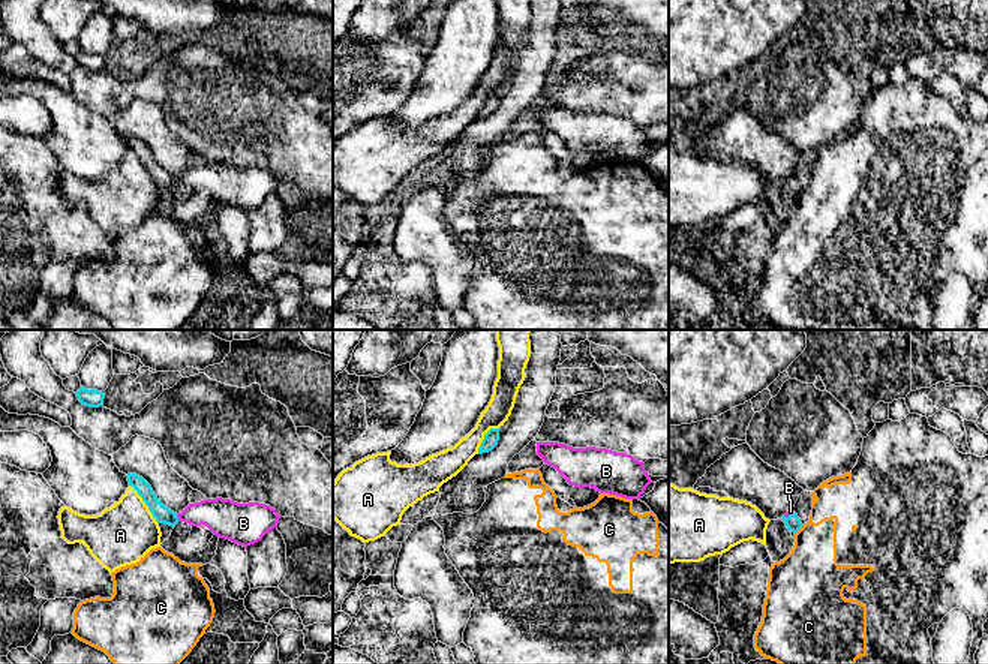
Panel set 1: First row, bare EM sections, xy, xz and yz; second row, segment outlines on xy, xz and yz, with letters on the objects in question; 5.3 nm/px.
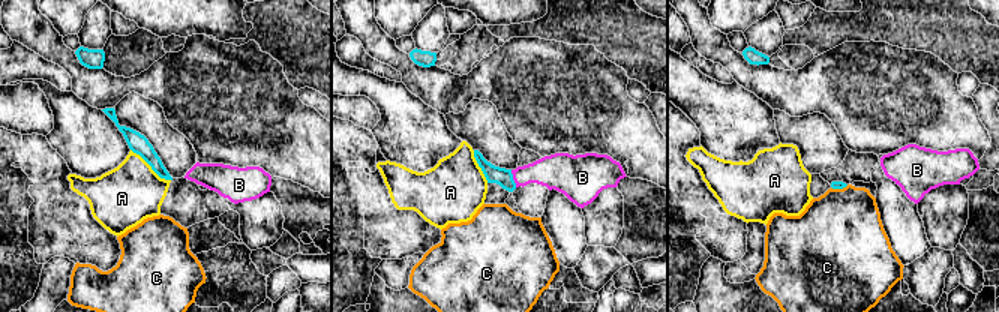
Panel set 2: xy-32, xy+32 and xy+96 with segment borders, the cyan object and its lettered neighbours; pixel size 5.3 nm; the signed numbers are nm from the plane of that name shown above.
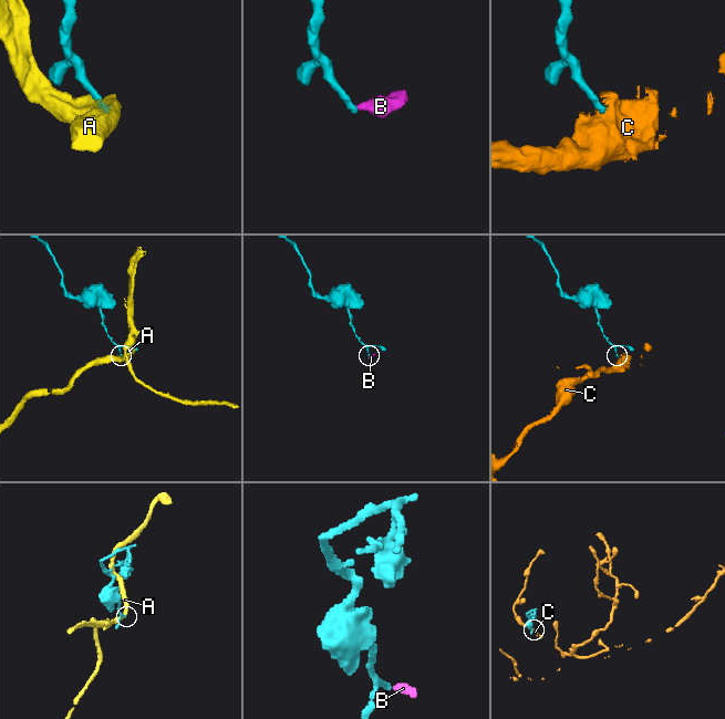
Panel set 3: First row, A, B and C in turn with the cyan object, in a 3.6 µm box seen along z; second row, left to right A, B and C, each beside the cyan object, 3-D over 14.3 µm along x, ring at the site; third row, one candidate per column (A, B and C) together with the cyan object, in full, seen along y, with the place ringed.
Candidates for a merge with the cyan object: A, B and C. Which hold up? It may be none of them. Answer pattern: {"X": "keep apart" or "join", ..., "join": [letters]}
{"A": "keep apart", "B": "join", "C": "keep apart", "join": ["B"]}

